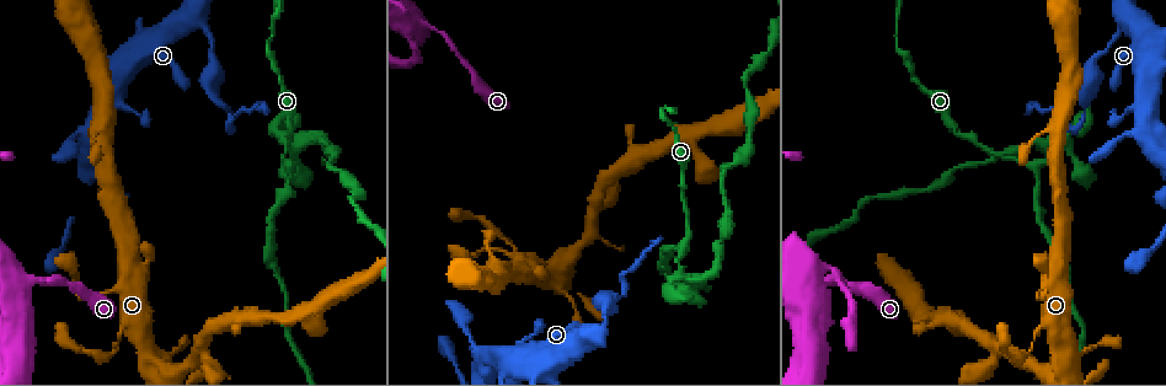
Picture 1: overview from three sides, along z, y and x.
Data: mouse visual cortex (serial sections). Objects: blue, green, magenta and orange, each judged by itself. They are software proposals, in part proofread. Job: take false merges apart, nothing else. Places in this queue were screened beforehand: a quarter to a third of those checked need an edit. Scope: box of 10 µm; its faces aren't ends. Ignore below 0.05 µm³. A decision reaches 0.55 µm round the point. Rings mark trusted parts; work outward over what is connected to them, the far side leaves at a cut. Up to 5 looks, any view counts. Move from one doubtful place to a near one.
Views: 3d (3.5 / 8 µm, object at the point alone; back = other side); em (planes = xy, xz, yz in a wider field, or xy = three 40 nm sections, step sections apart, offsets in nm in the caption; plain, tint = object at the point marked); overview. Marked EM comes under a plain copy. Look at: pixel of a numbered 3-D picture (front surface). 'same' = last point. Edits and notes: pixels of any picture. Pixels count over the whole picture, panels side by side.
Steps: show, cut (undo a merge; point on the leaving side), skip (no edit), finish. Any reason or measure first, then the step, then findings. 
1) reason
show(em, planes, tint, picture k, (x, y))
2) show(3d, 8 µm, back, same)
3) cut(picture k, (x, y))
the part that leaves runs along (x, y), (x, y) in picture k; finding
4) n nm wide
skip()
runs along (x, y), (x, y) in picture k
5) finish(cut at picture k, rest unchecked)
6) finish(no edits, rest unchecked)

show(3d, 3.5 µm, picture 1, (1070, 149))

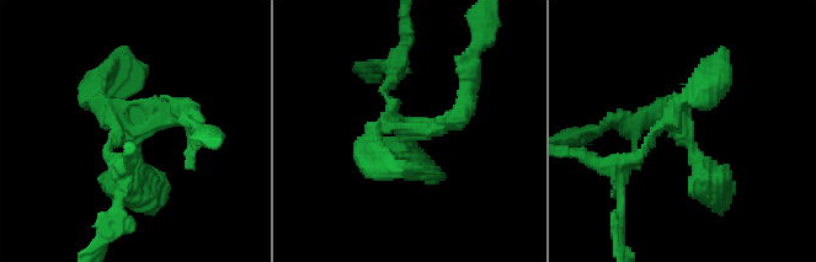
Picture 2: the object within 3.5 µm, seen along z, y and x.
show(em, xy, step 1, tint, picture 2, (685, 128))

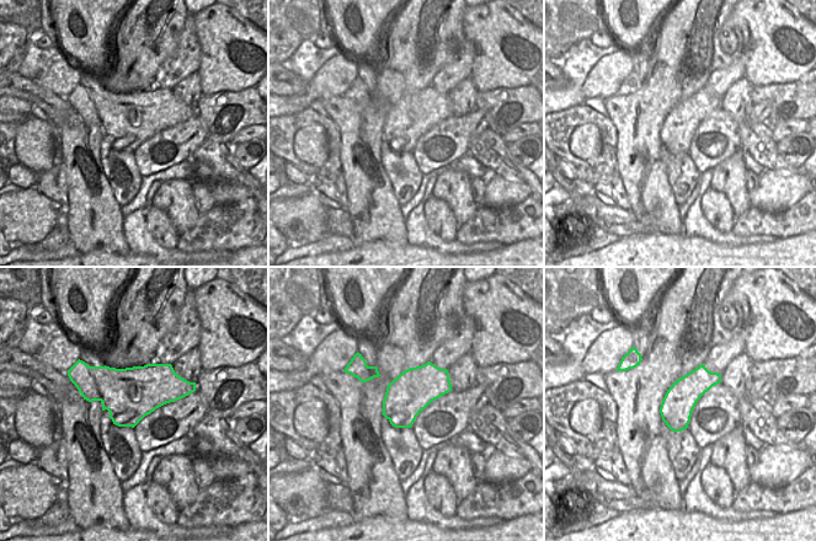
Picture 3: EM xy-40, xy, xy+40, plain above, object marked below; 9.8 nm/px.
cut(picture 2, (396, 149))
the part that leaves runs along (396, 123), (442, 129), (472, 73) in picture 2; a second cell is stuck on

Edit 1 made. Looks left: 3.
three-way junction
show(3d, 3.5 µm, picture 1, (202, 24))

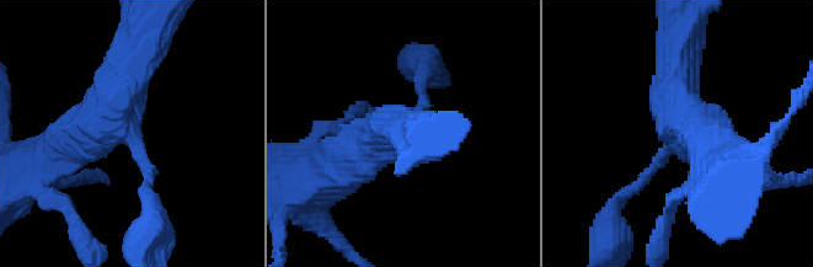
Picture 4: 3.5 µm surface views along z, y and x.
3 arms; arms of 150, 300, 500 nm
show(em, xy, step 1, tint, picture 4, (126, 132))

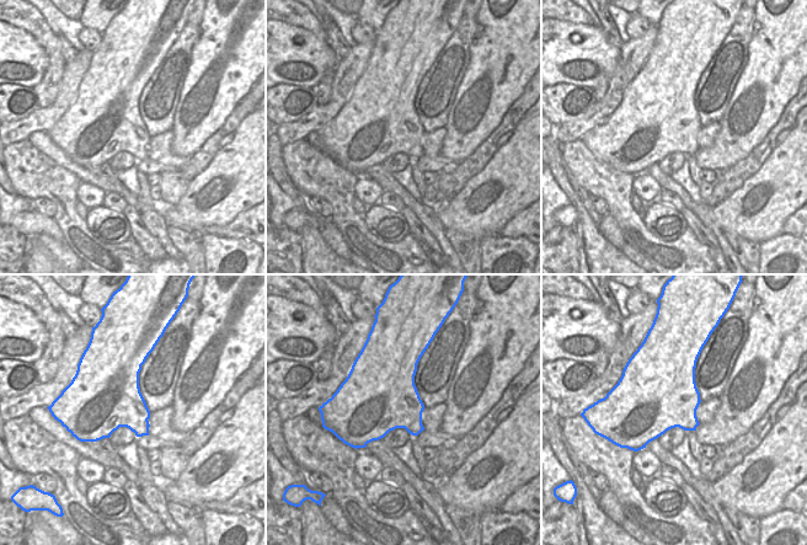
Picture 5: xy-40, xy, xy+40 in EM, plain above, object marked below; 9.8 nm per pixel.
cut(picture 4, (150, 171))
the part that leaves runs along (132, 137), (150, 175), (146, 231) in picture 4; two cells meet here

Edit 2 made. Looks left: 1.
finish(cut at picture 2, cut at picture 4, rest unchecked)

